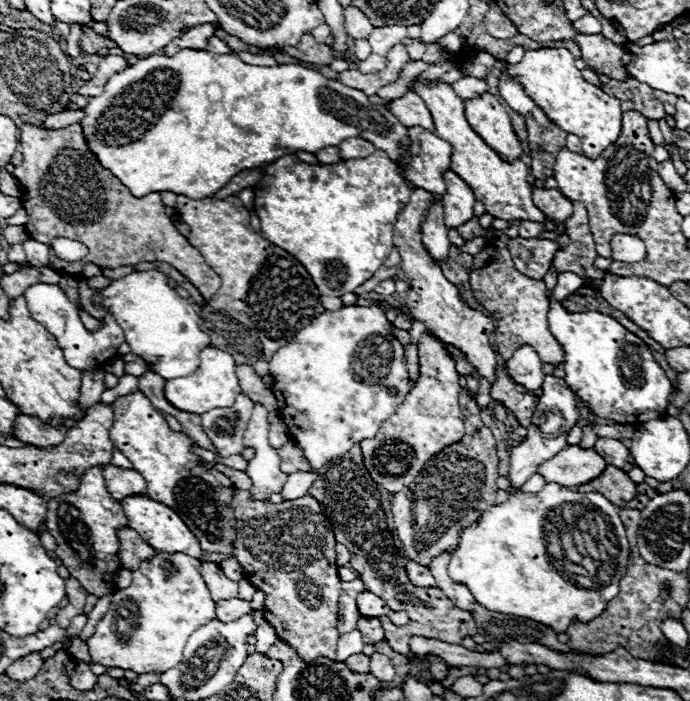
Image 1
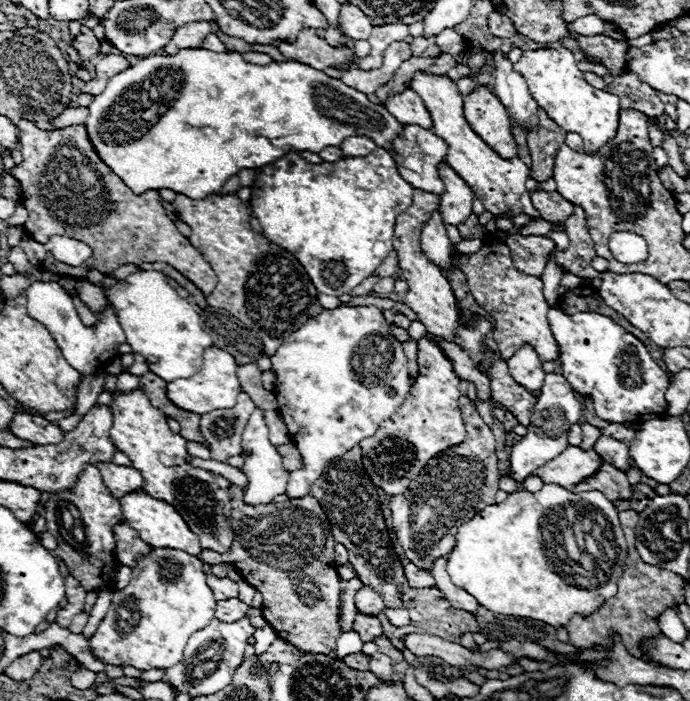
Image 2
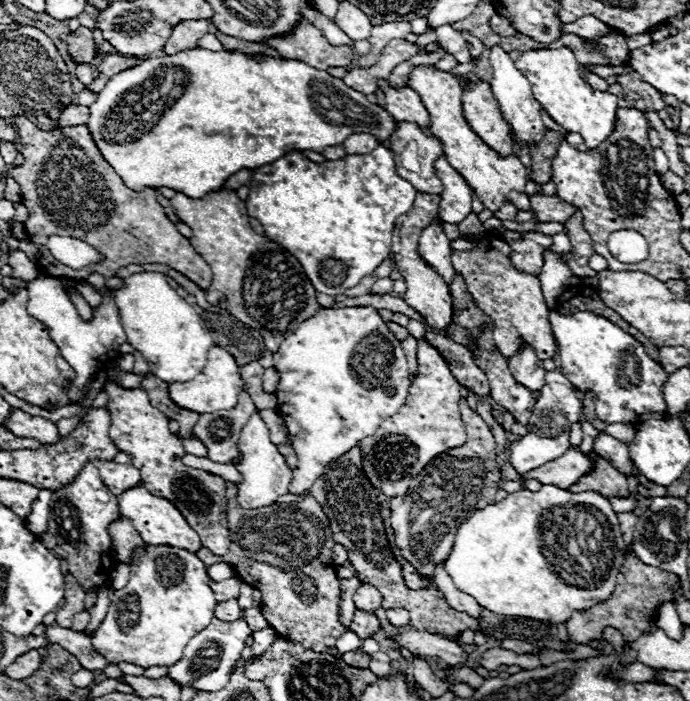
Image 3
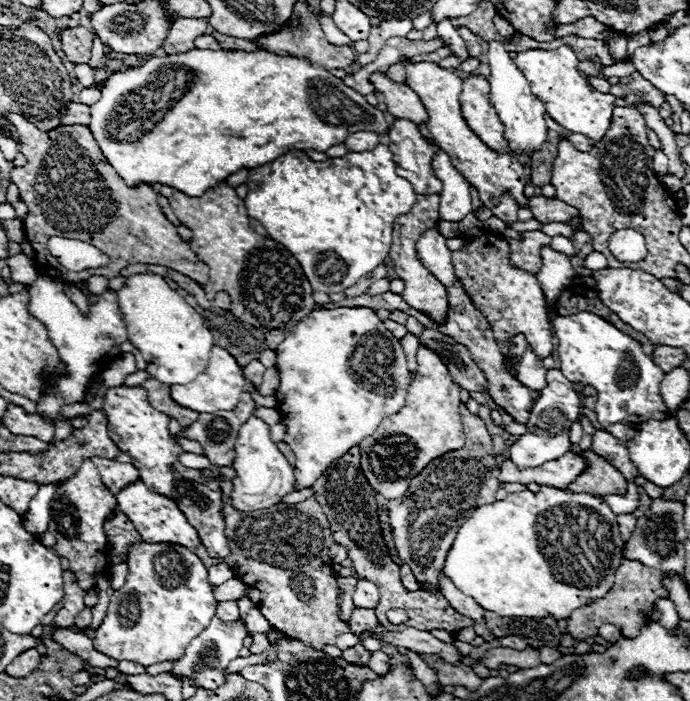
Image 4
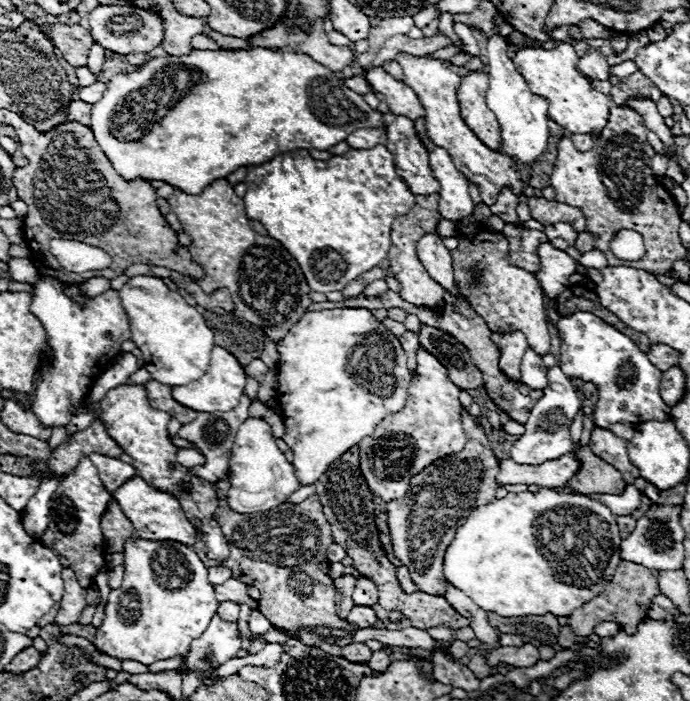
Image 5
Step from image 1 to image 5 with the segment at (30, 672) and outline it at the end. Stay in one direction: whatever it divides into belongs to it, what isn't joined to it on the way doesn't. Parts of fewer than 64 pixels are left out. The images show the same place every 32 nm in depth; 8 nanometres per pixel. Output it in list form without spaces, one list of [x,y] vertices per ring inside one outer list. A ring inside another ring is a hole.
[[[28,646],[20,654],[16,654],[16,658],[12,658],[12,662],[6,666],[6,670],[22,674],[22,672],[28,672],[28,670],[36,668],[38,662],[40,662],[40,652],[34,646]]]

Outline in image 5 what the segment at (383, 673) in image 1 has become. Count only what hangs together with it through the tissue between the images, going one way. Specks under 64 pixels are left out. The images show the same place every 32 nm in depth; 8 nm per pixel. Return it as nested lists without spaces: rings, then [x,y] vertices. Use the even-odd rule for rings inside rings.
[[[378,650],[378,652],[372,652],[370,660],[368,660],[368,666],[372,666],[372,670],[380,672],[380,670],[386,670],[390,666],[390,654],[386,654],[384,650]]]

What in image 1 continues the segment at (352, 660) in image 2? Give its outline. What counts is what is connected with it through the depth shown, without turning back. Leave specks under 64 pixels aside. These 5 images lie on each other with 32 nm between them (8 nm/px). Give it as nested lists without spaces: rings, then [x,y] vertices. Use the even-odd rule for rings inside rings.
[[[352,654],[346,660],[346,666],[356,672],[368,672],[368,664],[370,664],[370,656],[366,656],[366,654]]]

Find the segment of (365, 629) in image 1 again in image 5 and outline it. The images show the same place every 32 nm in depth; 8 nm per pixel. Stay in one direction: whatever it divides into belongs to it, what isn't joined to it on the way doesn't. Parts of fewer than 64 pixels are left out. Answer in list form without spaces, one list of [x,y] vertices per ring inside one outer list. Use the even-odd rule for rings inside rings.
[[[354,606],[348,614],[348,620],[358,626],[358,628],[366,628],[366,626],[374,626],[376,624],[376,612],[368,606]]]

